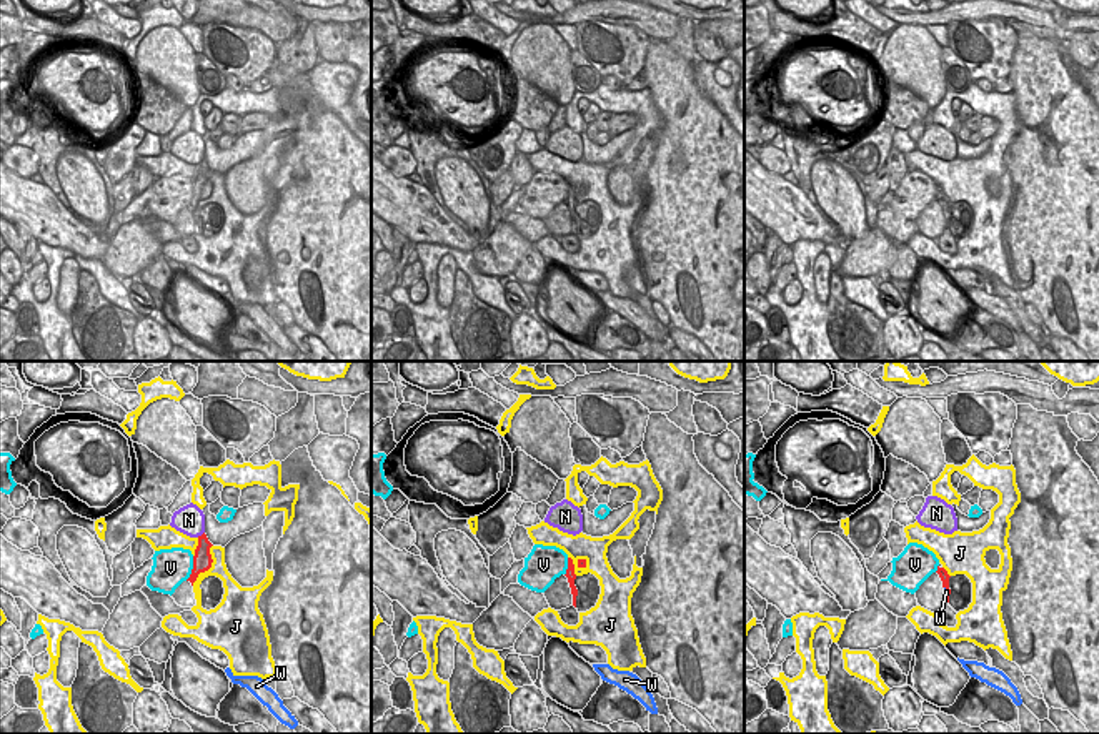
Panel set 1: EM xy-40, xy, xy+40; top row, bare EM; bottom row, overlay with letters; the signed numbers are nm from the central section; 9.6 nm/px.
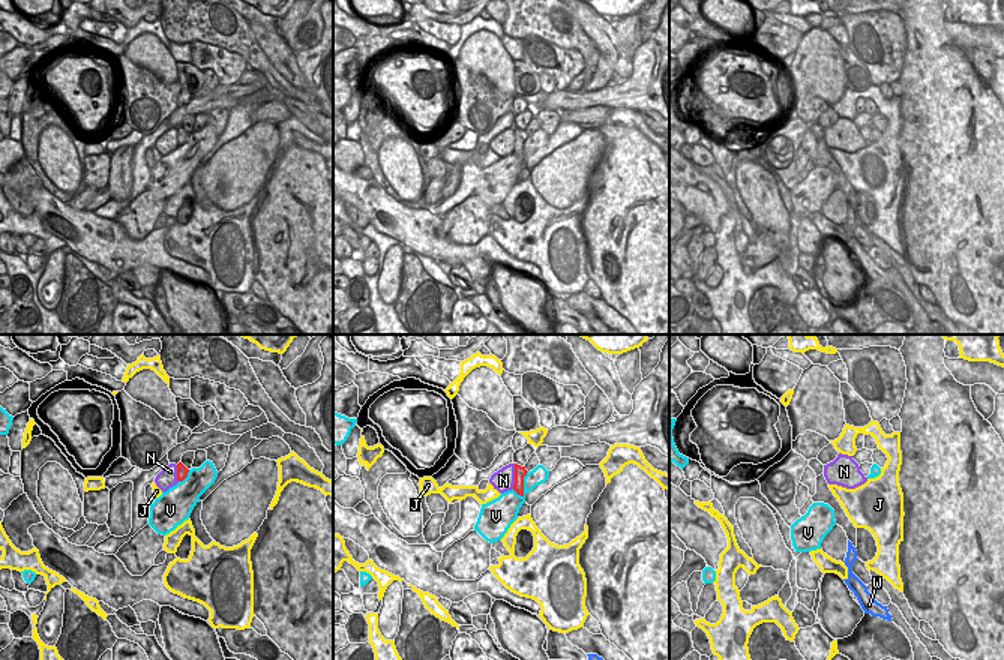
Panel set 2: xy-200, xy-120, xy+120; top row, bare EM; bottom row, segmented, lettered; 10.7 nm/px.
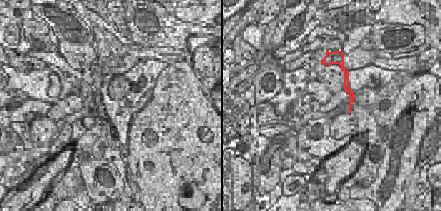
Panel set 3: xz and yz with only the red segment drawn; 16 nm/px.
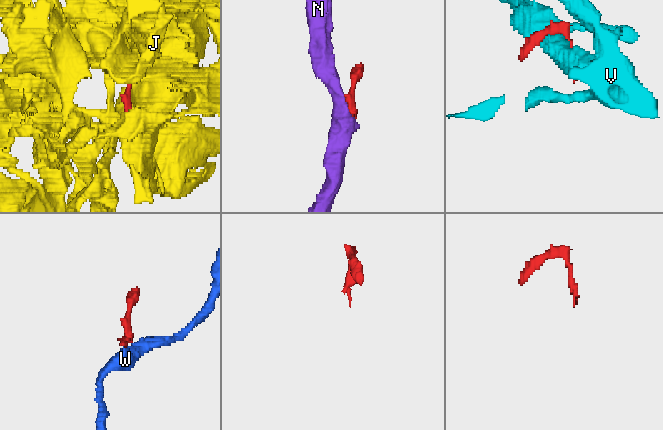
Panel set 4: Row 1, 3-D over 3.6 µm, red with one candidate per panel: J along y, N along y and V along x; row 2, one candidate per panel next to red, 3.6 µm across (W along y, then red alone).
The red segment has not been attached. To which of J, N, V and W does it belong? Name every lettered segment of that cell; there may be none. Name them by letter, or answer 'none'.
W

